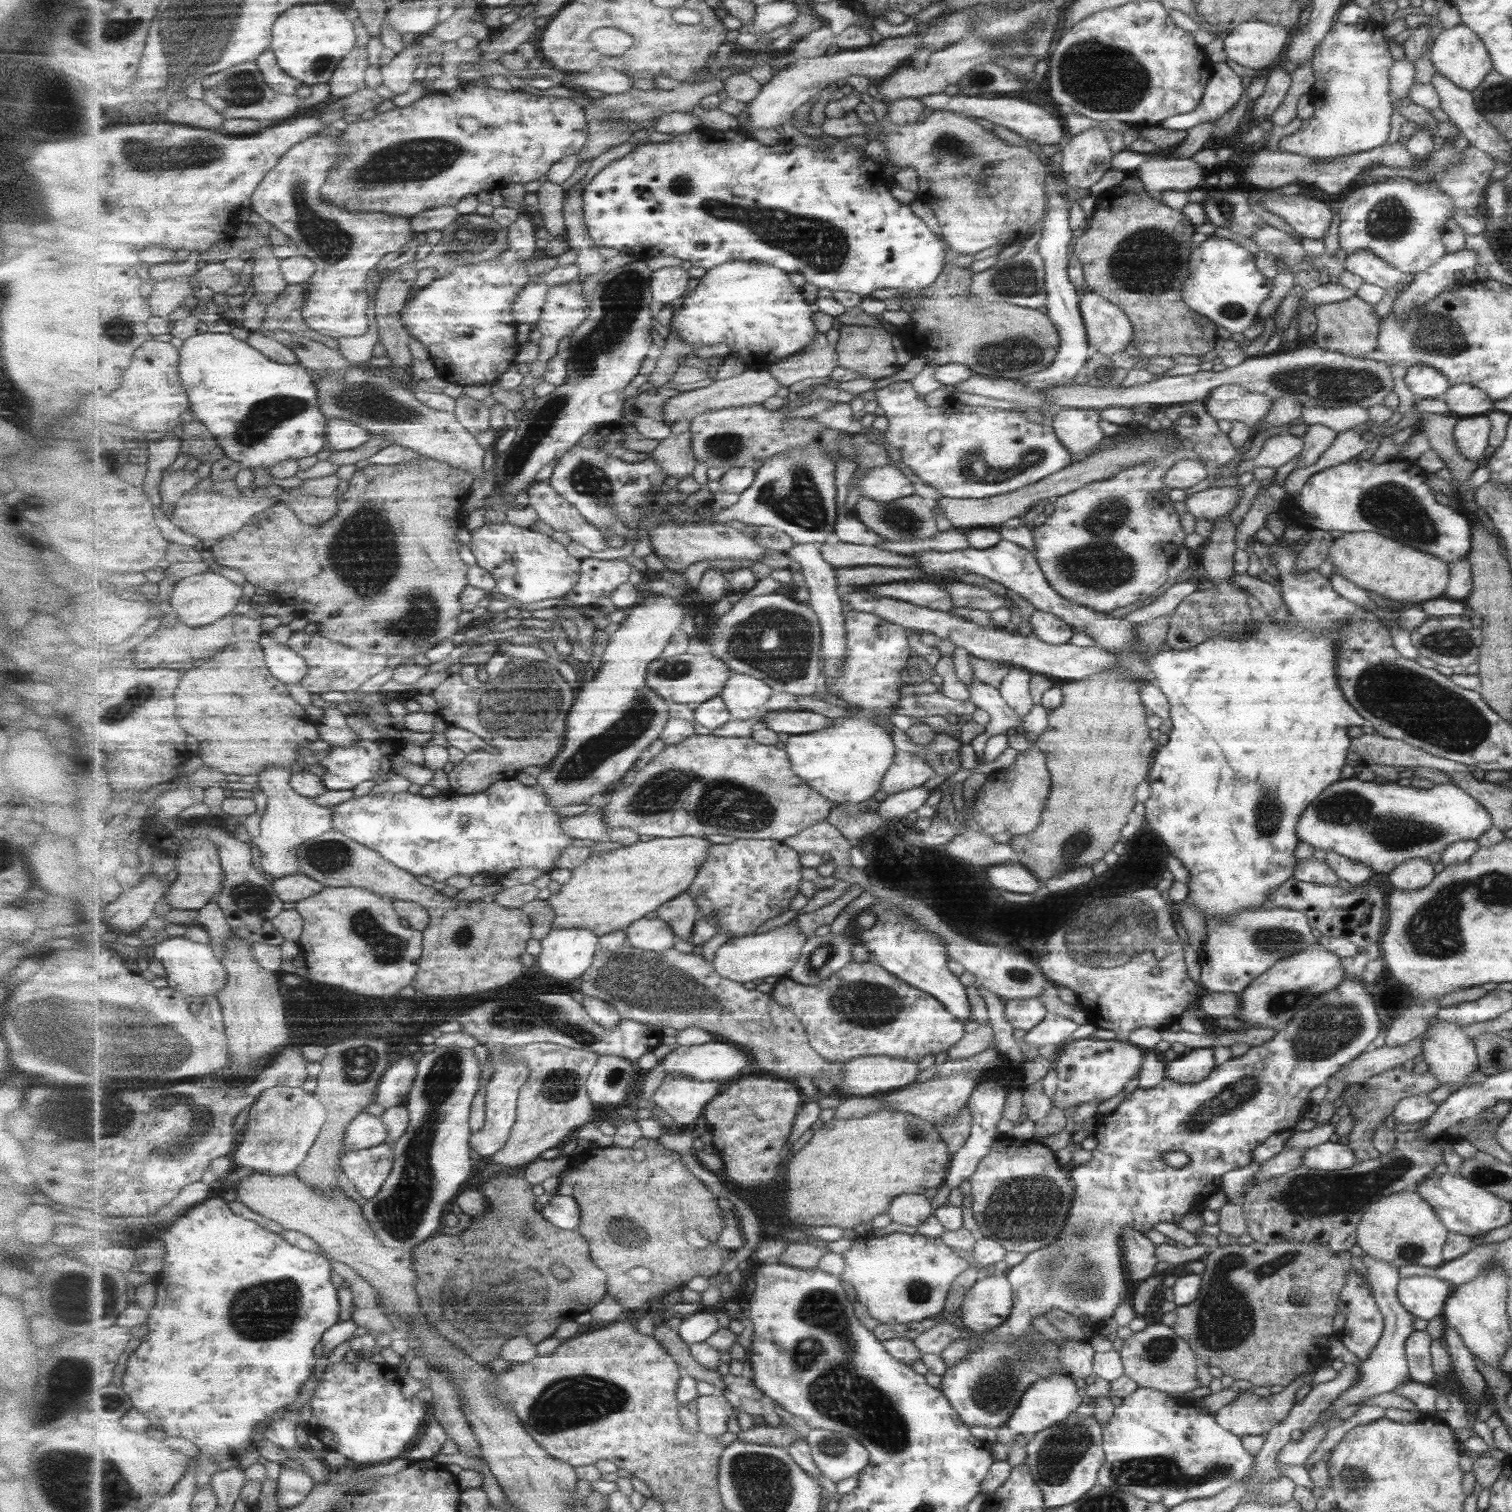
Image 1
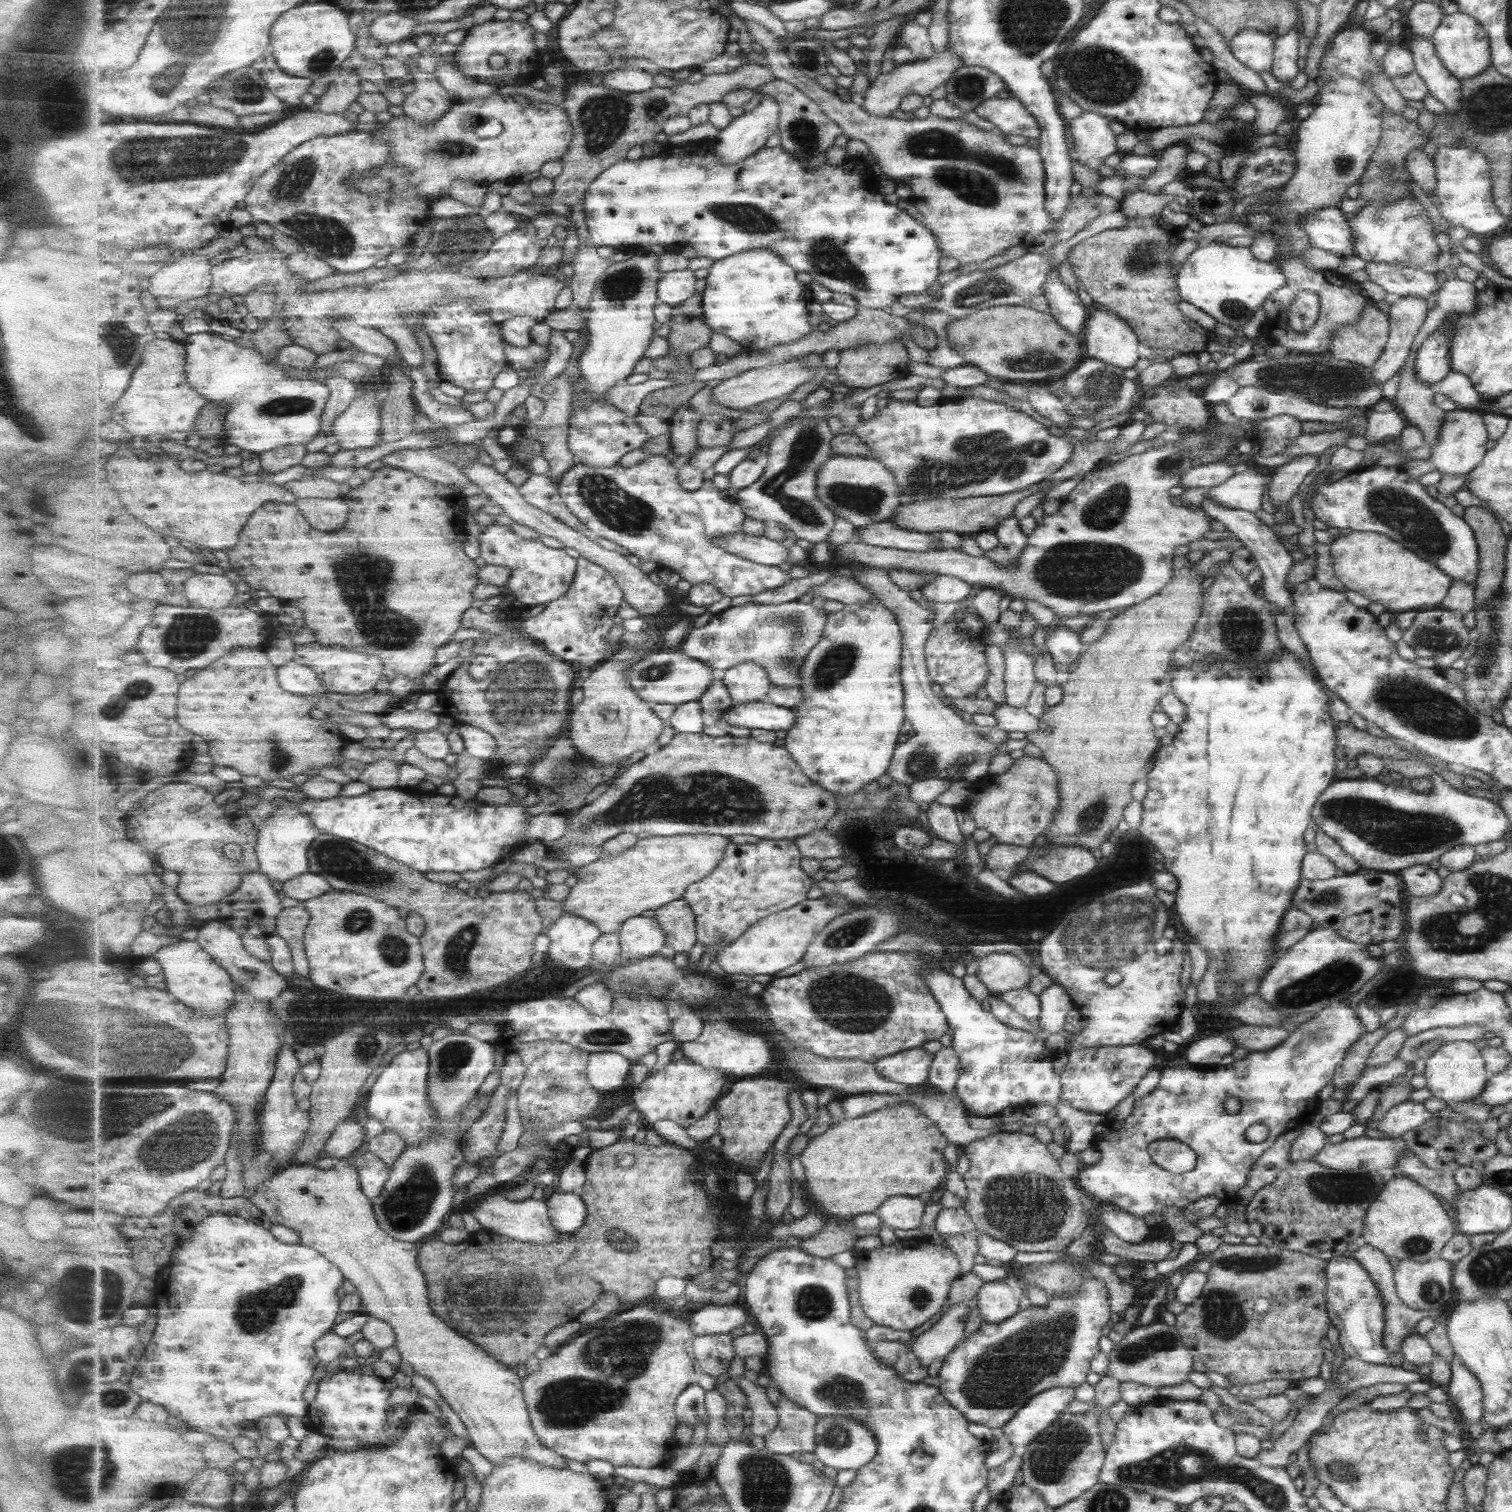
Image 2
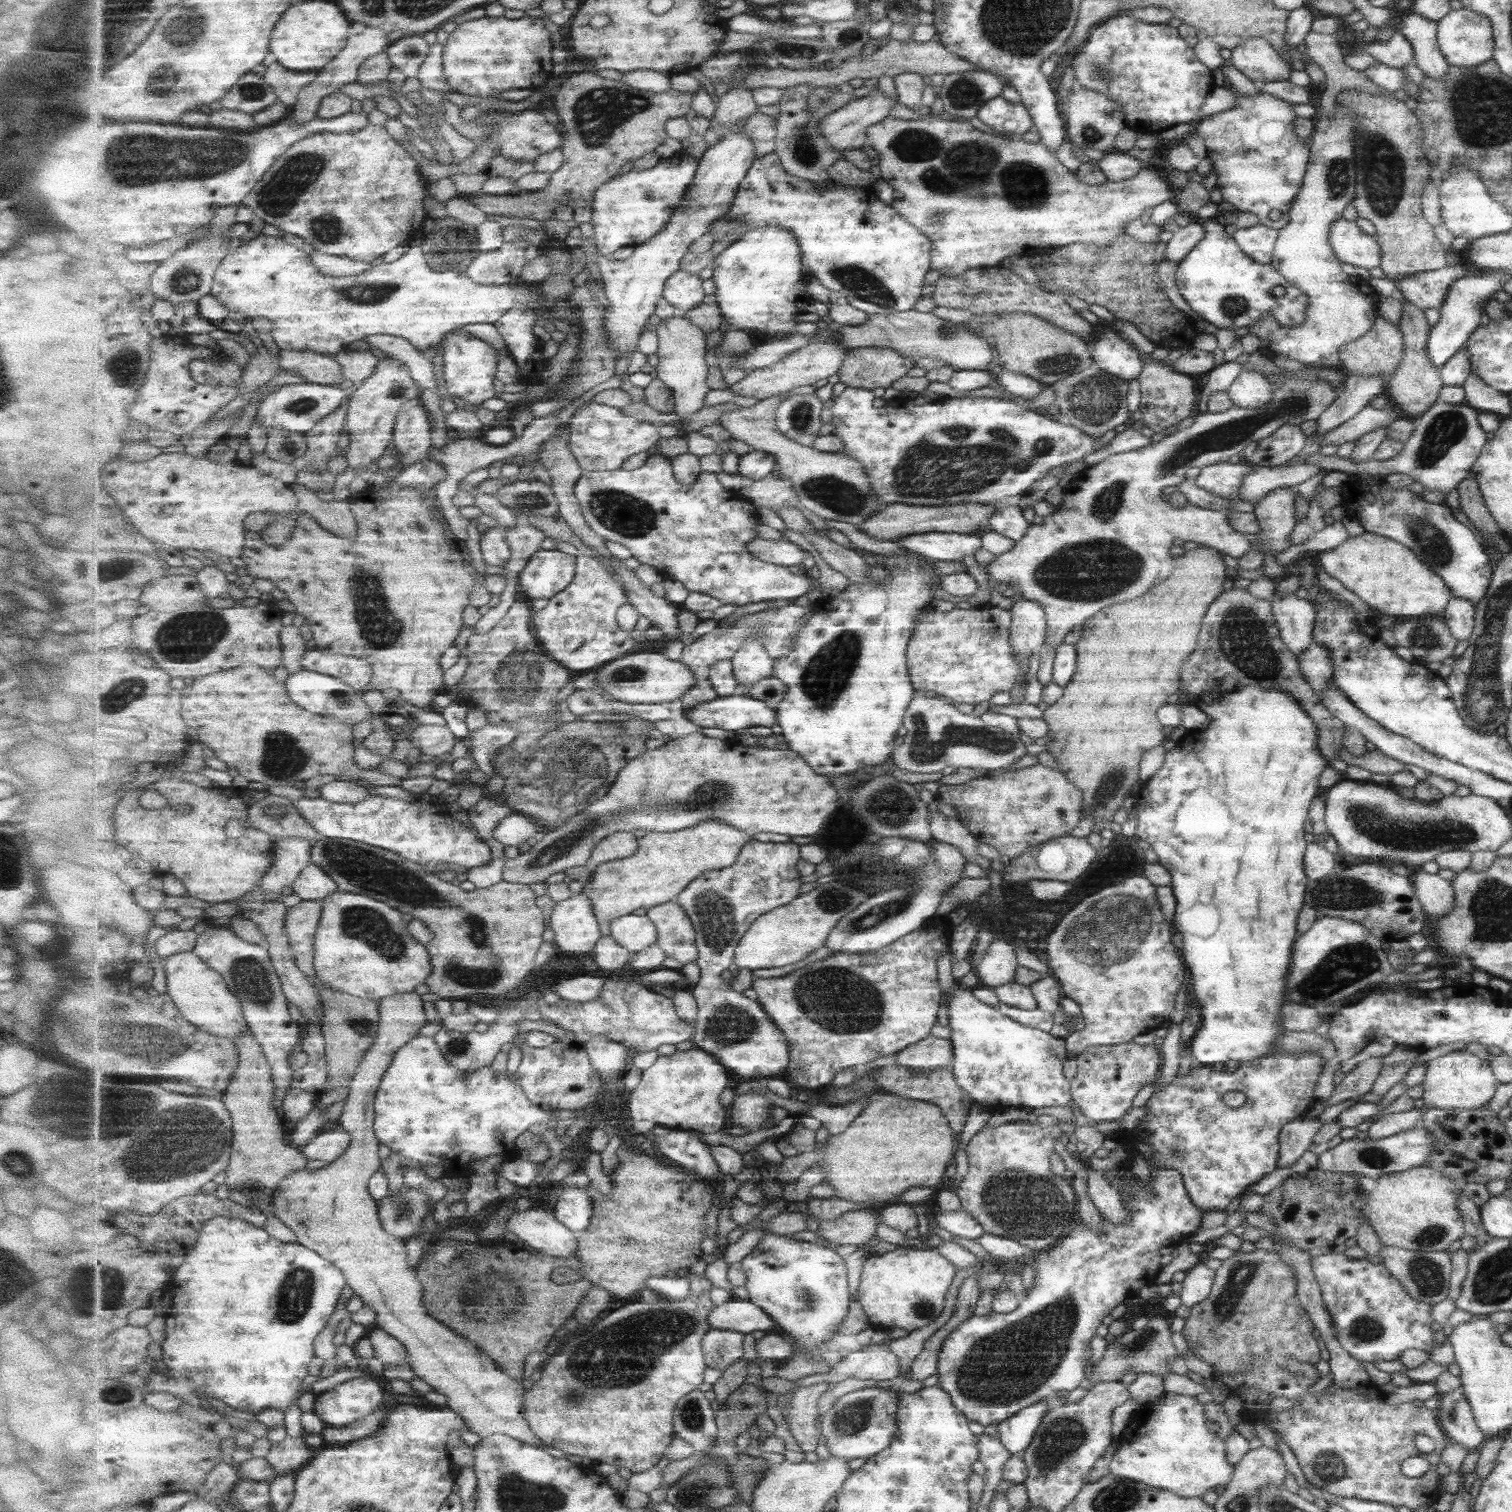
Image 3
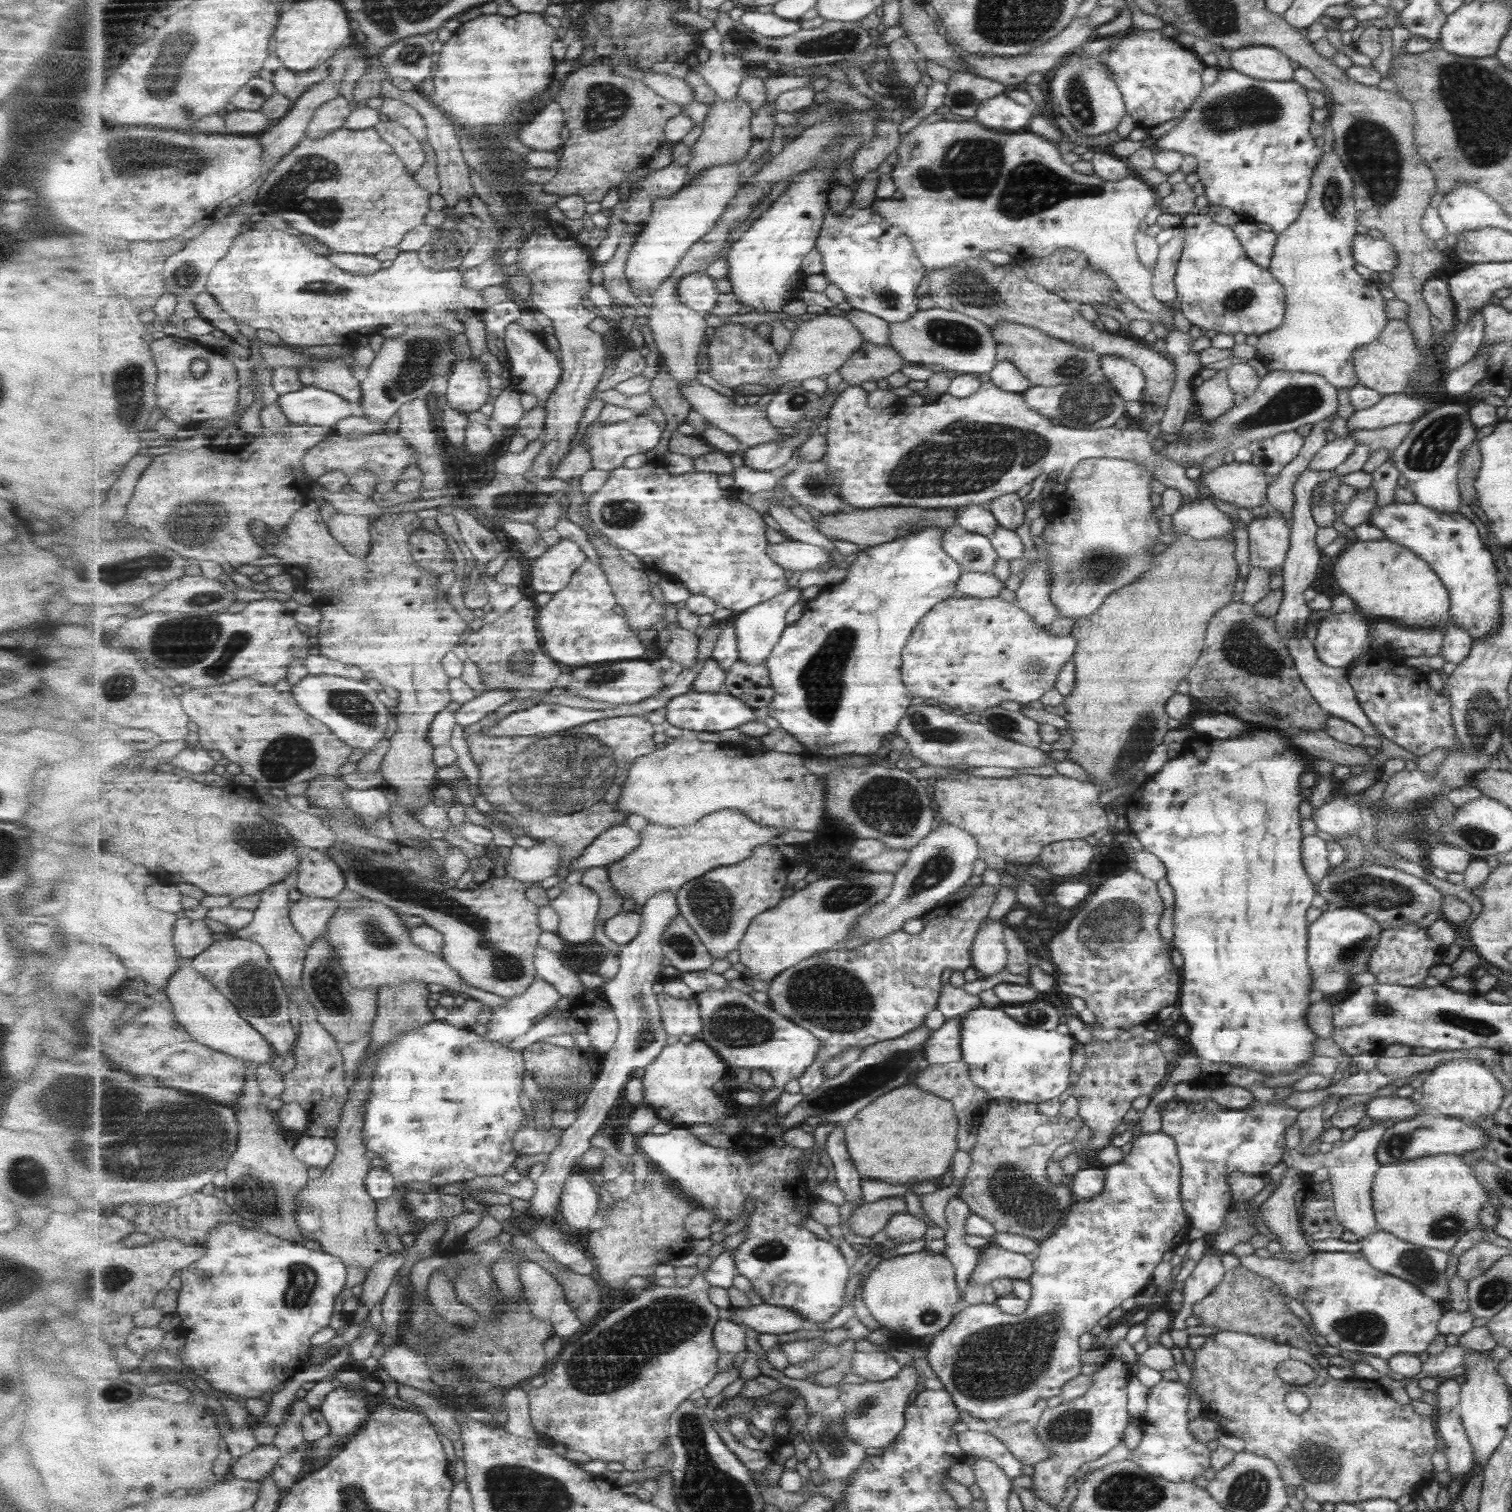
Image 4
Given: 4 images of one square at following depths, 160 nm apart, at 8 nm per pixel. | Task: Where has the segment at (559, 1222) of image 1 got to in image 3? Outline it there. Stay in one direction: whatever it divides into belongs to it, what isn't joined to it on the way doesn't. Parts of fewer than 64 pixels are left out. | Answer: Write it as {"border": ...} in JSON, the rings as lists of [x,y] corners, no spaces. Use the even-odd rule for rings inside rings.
{"border":[[[569,1188],[565,1190],[554,1208],[555,1218],[577,1234],[589,1229],[593,1217],[593,1202],[590,1190]]]}

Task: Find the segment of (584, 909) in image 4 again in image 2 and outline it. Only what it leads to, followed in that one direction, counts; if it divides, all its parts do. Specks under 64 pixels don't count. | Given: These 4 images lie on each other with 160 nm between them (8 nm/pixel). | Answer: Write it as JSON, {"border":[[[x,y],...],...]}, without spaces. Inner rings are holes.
{"border":[[[565,912],[545,933],[551,939],[545,956],[573,970],[590,966],[593,944],[603,934],[593,921]]]}

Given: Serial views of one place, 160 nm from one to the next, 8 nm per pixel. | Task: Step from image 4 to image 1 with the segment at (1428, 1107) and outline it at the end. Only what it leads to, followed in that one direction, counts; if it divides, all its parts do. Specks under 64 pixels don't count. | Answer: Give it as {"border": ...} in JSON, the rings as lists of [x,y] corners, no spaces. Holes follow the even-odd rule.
{"border":[[[1438,1022],[1433,1026],[1428,1026],[1422,1040],[1421,1054],[1427,1070],[1435,1077],[1439,1085],[1451,1084],[1460,1088],[1468,1082],[1471,1073],[1478,1070],[1474,1042],[1462,1033],[1458,1024]]]}

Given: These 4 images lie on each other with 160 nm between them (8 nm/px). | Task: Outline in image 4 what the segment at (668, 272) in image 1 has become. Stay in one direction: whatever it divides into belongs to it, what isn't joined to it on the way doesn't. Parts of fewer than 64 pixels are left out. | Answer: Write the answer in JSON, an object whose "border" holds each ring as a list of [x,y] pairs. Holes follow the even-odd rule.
{"border":[[[704,273],[684,276],[678,288],[678,295],[689,308],[700,314],[713,310],[720,300],[715,279]]]}

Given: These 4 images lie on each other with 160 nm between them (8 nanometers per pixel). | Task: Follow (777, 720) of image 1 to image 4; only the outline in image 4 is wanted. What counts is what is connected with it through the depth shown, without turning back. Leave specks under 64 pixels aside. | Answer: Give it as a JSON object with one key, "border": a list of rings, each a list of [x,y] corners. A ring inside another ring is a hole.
{"border":[[[691,690],[683,696],[671,700],[667,706],[666,723],[679,729],[718,733],[723,730],[740,728],[747,722],[755,721],[755,709],[739,698],[724,693],[695,692]]]}

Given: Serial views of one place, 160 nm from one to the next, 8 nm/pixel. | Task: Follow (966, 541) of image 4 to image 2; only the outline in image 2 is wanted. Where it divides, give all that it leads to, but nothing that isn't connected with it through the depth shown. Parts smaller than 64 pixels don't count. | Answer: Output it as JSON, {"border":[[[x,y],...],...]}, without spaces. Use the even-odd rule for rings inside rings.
{"border":[[[891,520],[859,528],[858,536],[859,541],[881,548],[896,548],[907,552],[929,552],[936,549],[934,533],[905,530]]]}

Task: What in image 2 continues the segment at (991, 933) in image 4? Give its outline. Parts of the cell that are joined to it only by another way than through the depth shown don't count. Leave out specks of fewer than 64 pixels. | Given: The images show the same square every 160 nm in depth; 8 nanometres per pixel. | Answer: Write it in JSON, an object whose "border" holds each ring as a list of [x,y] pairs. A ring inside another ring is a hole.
{"border":[[[991,954],[976,957],[979,965],[978,977],[997,996],[1002,992],[1026,988],[1029,980],[1027,966],[1023,966],[1011,954]]]}

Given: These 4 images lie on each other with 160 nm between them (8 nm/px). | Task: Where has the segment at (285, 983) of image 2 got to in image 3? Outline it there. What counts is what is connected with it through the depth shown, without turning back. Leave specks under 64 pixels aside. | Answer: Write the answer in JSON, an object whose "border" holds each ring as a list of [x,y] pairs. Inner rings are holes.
{"border":[[[217,926],[207,928],[200,934],[200,938],[196,944],[195,952],[204,960],[213,970],[221,973],[224,979],[228,981],[229,988],[233,993],[240,997],[241,1004],[244,1005],[244,1017],[249,1025],[250,1030],[255,1035],[258,1043],[261,1045],[264,1055],[267,1057],[268,1063],[272,1068],[272,1077],[276,1080],[279,1088],[290,1088],[290,1082],[293,1073],[296,1071],[291,1068],[289,1059],[292,1052],[298,1049],[299,1040],[301,1040],[301,1030],[297,1026],[297,1021],[291,1018],[289,1012],[288,997],[282,991],[280,976],[276,972],[276,968],[272,963],[269,943],[267,940],[261,941],[259,944],[251,944],[249,941],[243,940],[236,935],[229,926]]]}

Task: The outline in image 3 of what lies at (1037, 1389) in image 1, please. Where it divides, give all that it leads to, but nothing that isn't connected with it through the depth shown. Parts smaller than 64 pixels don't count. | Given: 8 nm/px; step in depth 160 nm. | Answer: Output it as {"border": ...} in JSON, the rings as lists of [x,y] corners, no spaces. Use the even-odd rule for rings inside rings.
{"border":[[[1041,1399],[1040,1402],[1017,1411],[1005,1422],[997,1424],[996,1437],[1003,1448],[1006,1448],[1011,1455],[1023,1453],[1024,1448],[1031,1442],[1032,1436],[1036,1434],[1044,1412],[1047,1410],[1049,1408],[1045,1399]]]}

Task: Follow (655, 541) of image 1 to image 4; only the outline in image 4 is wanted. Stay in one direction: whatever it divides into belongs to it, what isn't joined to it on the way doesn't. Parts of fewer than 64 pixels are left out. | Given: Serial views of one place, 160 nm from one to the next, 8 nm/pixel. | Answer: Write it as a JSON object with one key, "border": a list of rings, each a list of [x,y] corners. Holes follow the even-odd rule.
{"border":[[[793,539],[771,544],[769,554],[778,565],[793,572],[809,572],[832,562],[832,554],[820,546],[805,544]]]}

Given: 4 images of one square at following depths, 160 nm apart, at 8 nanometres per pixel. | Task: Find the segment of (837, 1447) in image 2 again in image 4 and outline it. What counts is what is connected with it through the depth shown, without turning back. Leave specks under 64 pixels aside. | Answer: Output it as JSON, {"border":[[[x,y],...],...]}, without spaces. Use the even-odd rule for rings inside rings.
{"border":[[[987,1245],[981,1250],[979,1264],[968,1282],[989,1284],[1003,1279],[1028,1281],[1031,1276],[1031,1261],[1024,1254],[1017,1254],[1004,1248]],[[913,1361],[907,1367],[903,1367],[895,1378],[889,1380],[865,1381],[860,1384],[850,1384],[844,1381],[839,1383],[840,1399],[848,1408],[845,1415],[847,1434],[865,1448],[885,1449],[891,1446],[905,1427],[909,1396],[917,1388],[919,1377],[922,1378],[919,1368],[916,1368]]]}

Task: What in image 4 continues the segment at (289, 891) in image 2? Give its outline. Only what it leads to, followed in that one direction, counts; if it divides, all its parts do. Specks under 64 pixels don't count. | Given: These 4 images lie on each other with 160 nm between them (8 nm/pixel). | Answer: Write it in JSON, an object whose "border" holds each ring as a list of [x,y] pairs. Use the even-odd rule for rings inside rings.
{"border":[[[309,848],[294,873],[293,884],[303,896],[334,899],[346,889],[347,880],[332,856]]]}

